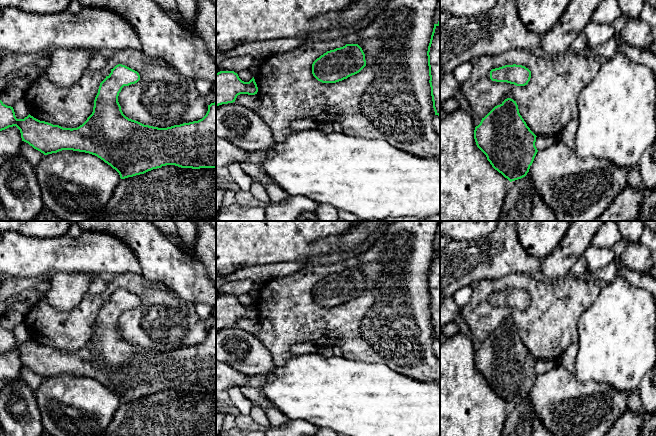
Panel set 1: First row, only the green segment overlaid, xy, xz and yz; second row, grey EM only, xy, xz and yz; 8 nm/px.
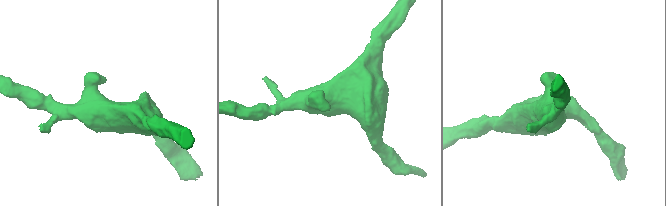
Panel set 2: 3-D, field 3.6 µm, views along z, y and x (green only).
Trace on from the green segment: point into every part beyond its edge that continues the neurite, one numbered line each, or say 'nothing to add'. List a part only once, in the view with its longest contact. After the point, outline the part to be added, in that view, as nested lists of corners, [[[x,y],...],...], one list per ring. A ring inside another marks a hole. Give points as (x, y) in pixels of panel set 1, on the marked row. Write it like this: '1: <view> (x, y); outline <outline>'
nothing to add

